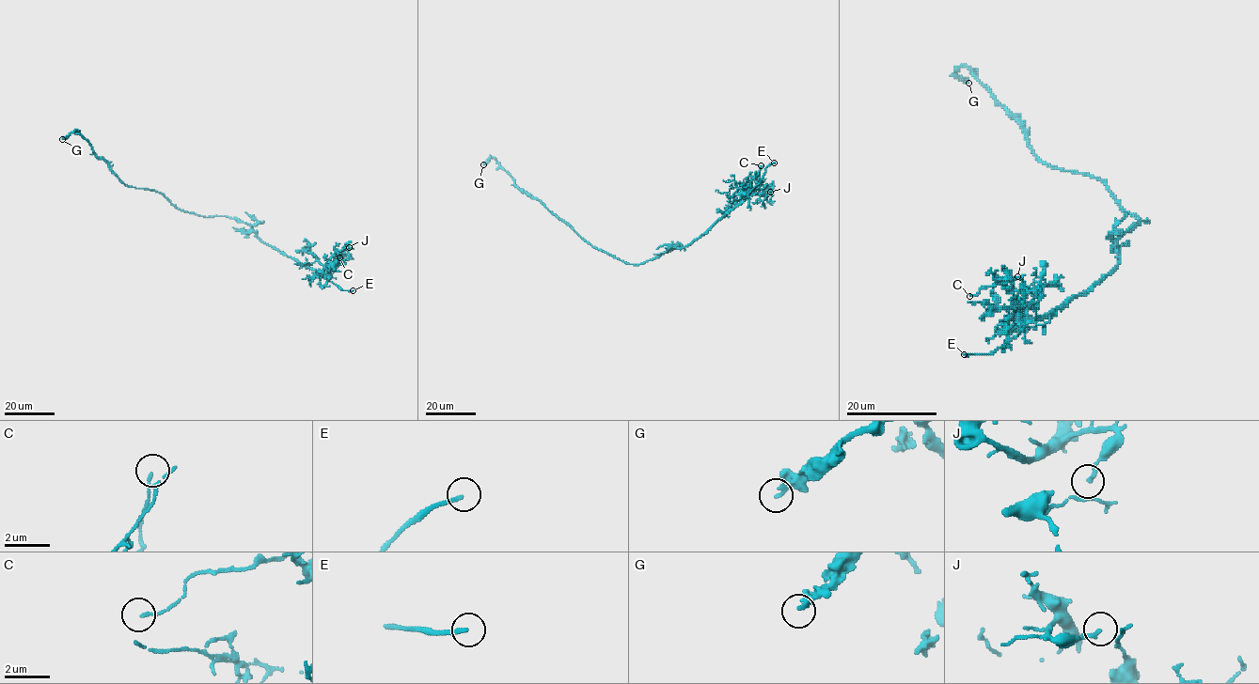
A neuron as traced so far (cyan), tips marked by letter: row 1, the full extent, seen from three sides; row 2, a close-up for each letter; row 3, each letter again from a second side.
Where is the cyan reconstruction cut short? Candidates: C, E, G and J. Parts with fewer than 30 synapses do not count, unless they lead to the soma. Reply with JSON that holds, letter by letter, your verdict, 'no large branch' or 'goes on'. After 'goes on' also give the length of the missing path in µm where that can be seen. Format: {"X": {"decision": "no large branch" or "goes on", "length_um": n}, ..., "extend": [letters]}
{"C": {"decision": "no large branch"}, "E": {"decision": "goes on", "length_um": 25}, "G": {"decision": "no large branch"}, "J": {"decision": "no large branch"}, "extend": ["E"]}

